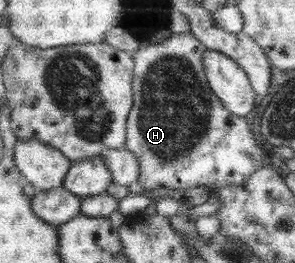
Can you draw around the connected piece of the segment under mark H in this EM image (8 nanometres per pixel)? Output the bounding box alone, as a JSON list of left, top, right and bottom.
[126,31,270,191]

